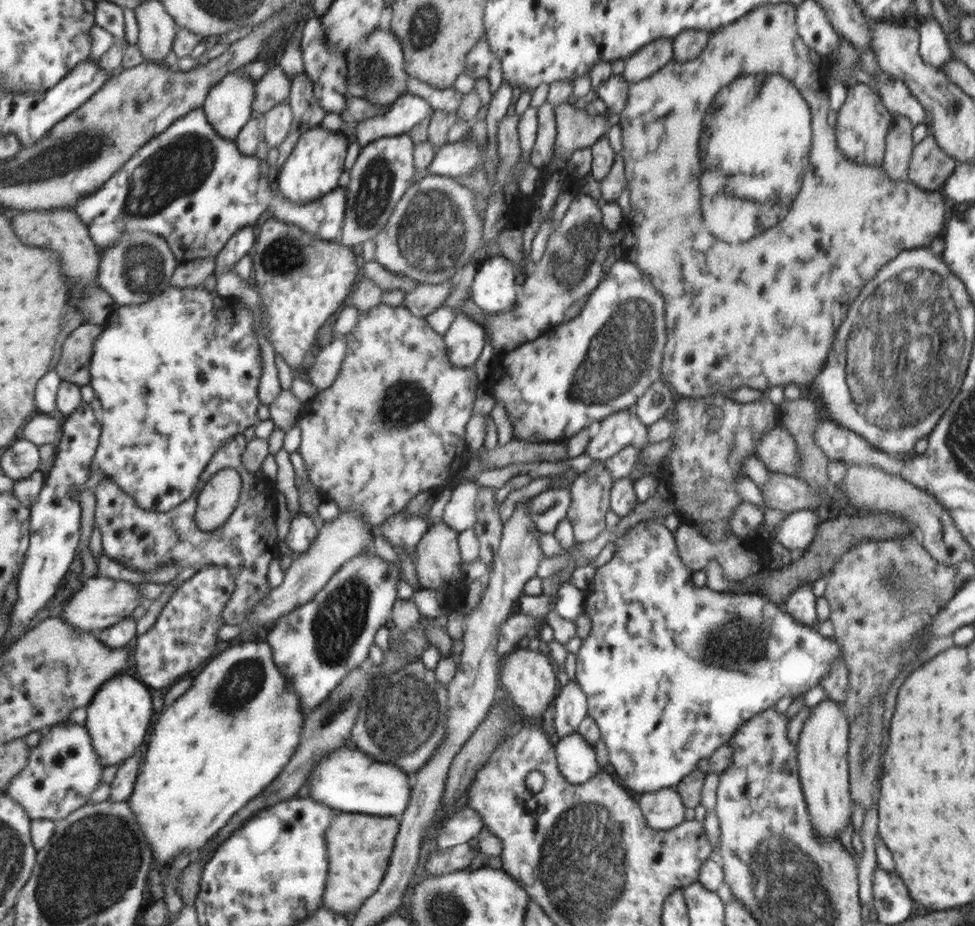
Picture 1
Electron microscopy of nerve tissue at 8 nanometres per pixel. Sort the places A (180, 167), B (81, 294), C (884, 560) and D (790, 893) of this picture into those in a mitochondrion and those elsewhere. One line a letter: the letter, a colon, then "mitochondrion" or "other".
A: mitochondrion
B: mitochondrion
C: mitochondrion
D: mitochondrion

